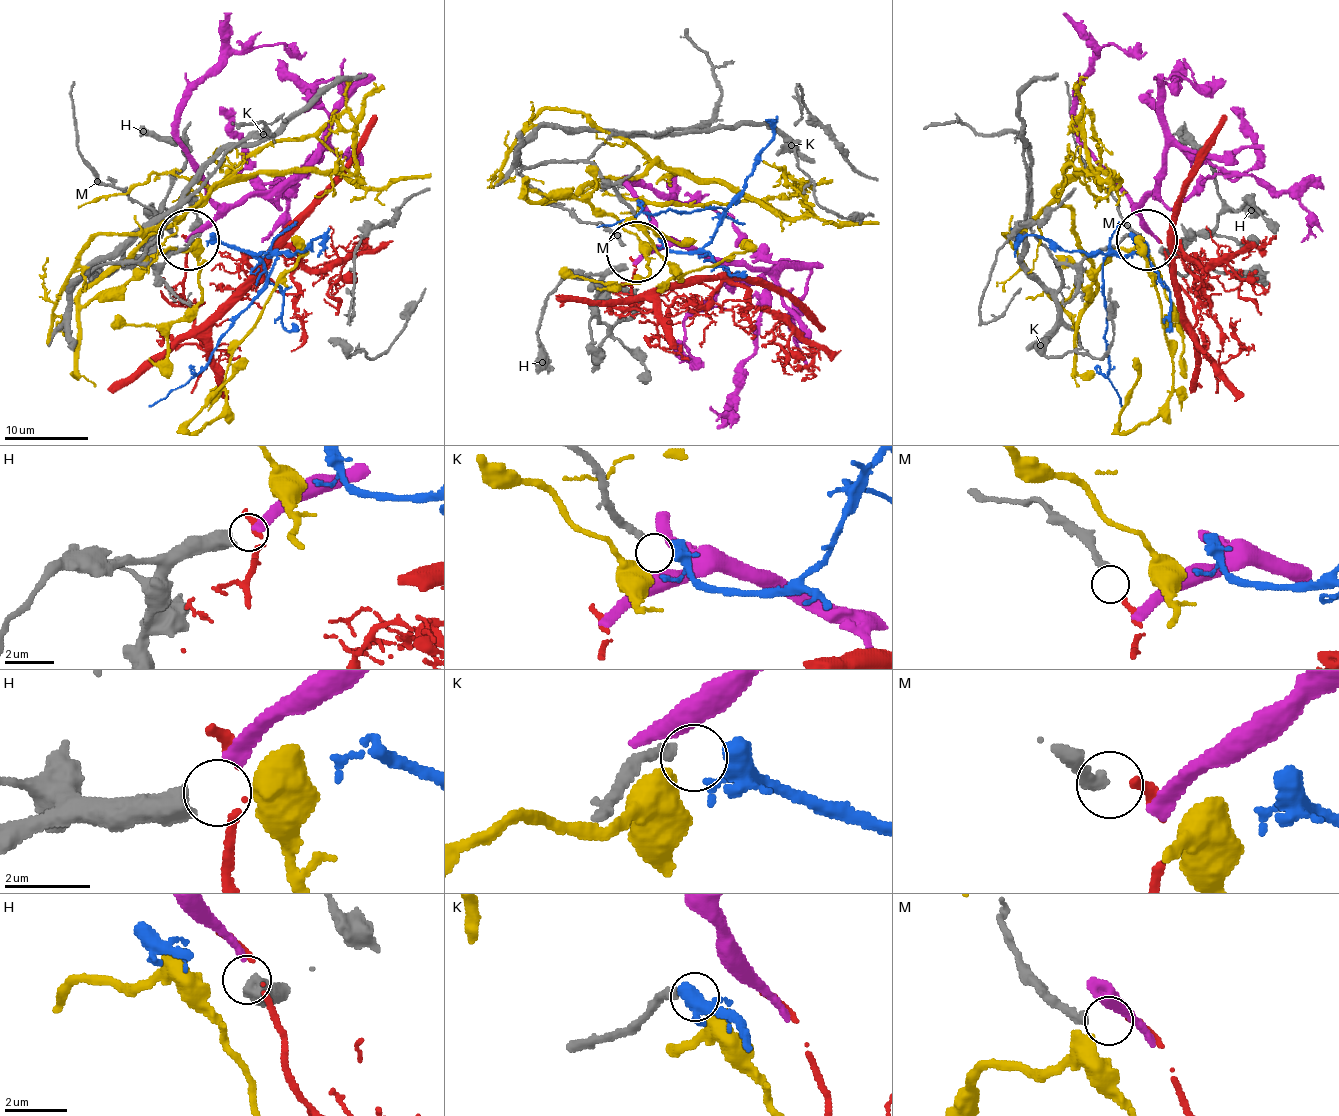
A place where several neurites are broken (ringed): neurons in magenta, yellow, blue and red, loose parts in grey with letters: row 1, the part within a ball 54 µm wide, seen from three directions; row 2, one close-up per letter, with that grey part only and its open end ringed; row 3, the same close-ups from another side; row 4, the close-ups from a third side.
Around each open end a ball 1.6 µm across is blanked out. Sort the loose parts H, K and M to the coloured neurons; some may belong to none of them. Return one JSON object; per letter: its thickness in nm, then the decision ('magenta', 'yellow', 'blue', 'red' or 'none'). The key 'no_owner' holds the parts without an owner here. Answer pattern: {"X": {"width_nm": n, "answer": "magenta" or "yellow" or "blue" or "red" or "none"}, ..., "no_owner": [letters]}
{"H": {"width_nm": 650, "answer": "magenta"}, "K": {"width_nm": 280, "answer": "blue"}, "M": {"width_nm": 280, "answer": "red"}, "no_owner": []}

